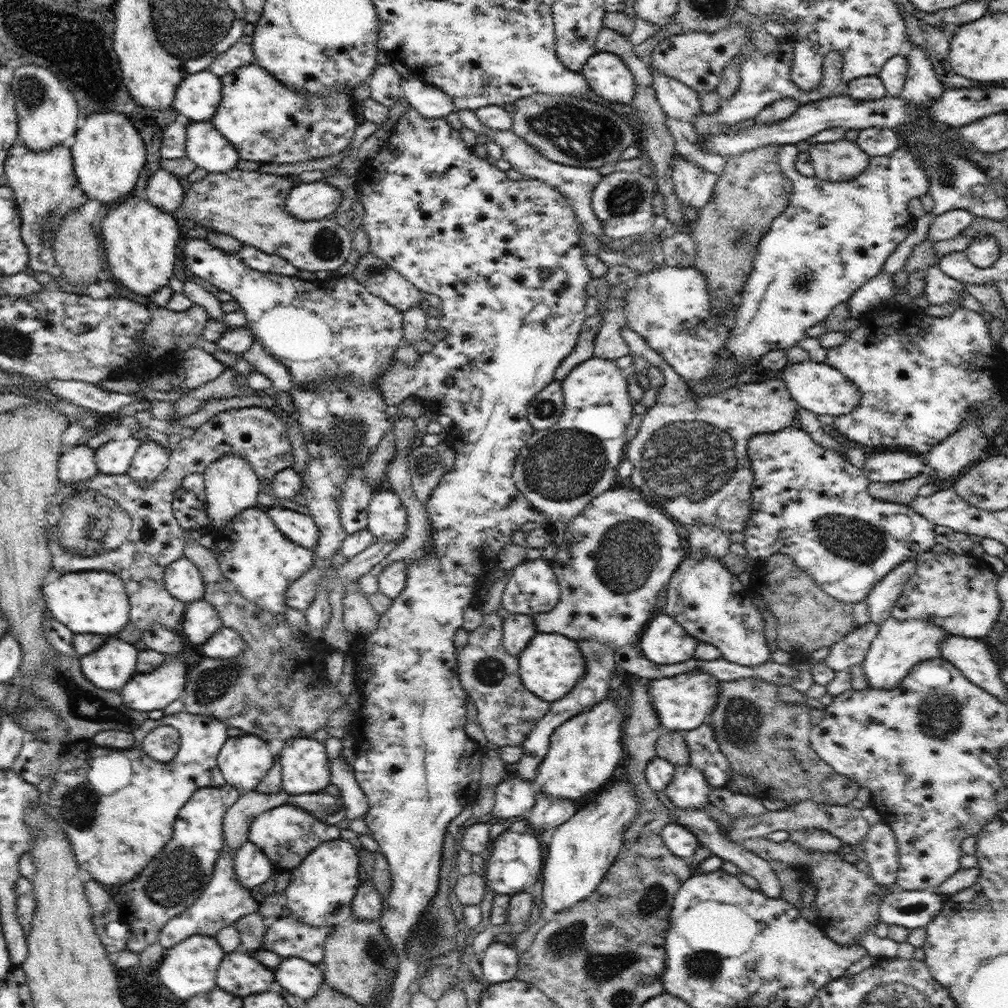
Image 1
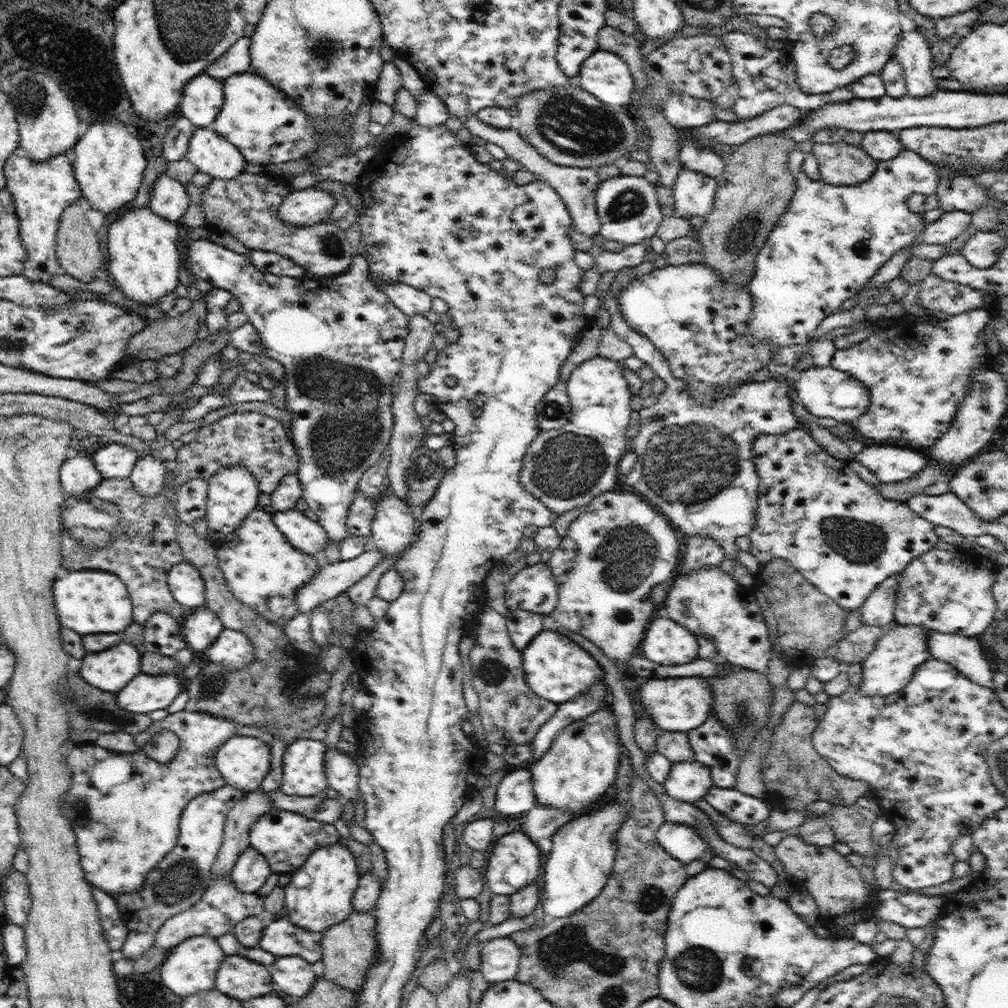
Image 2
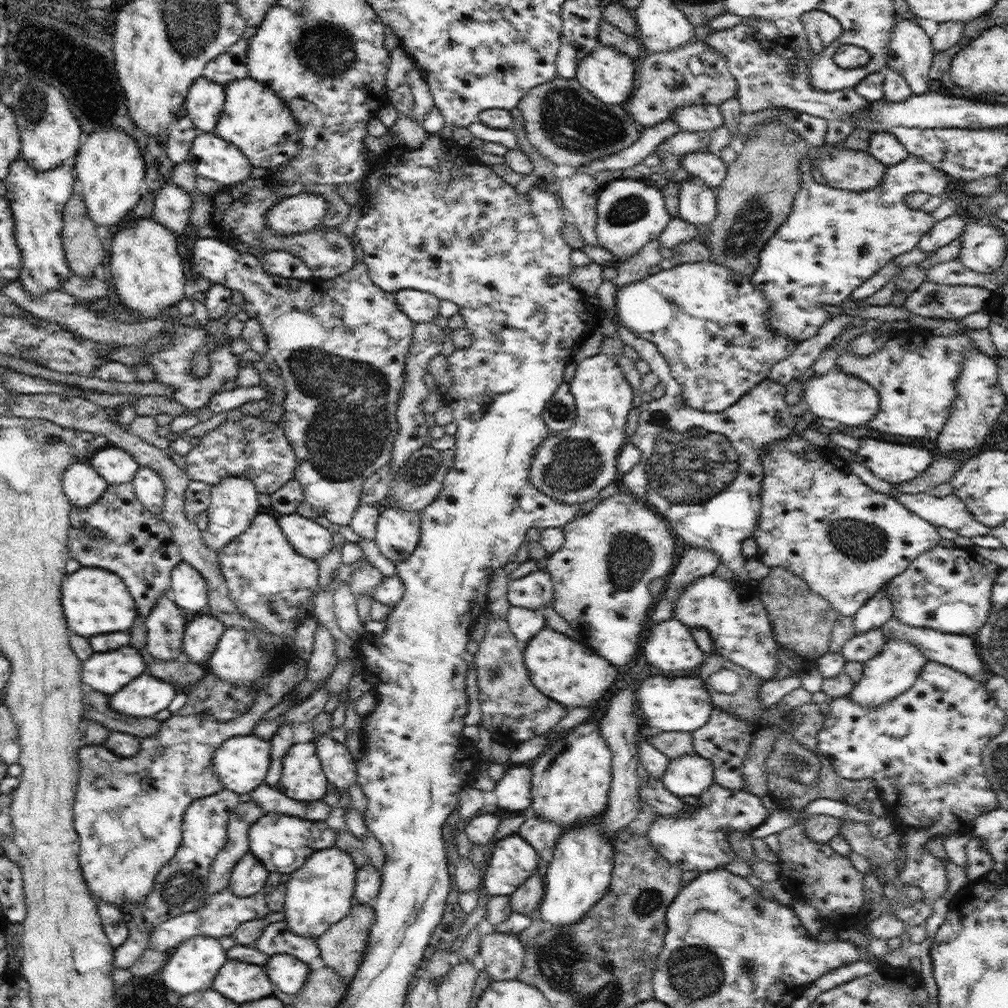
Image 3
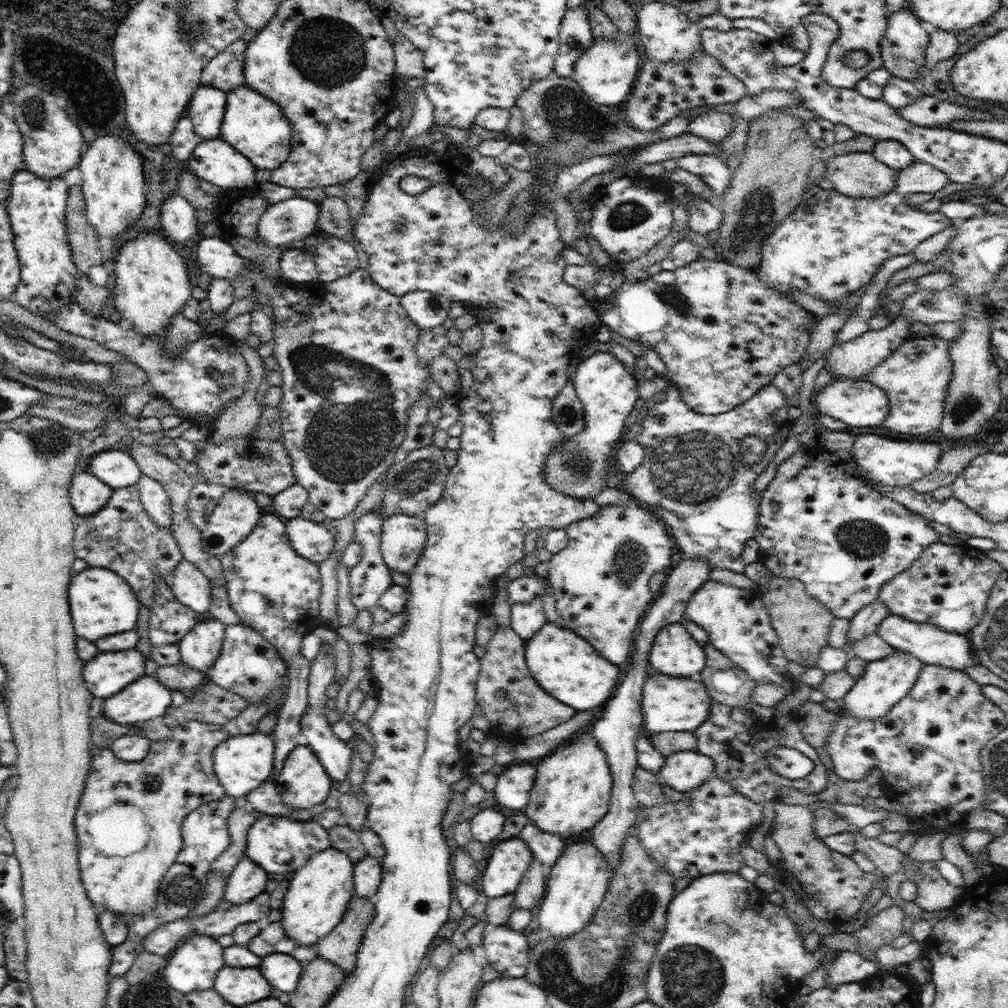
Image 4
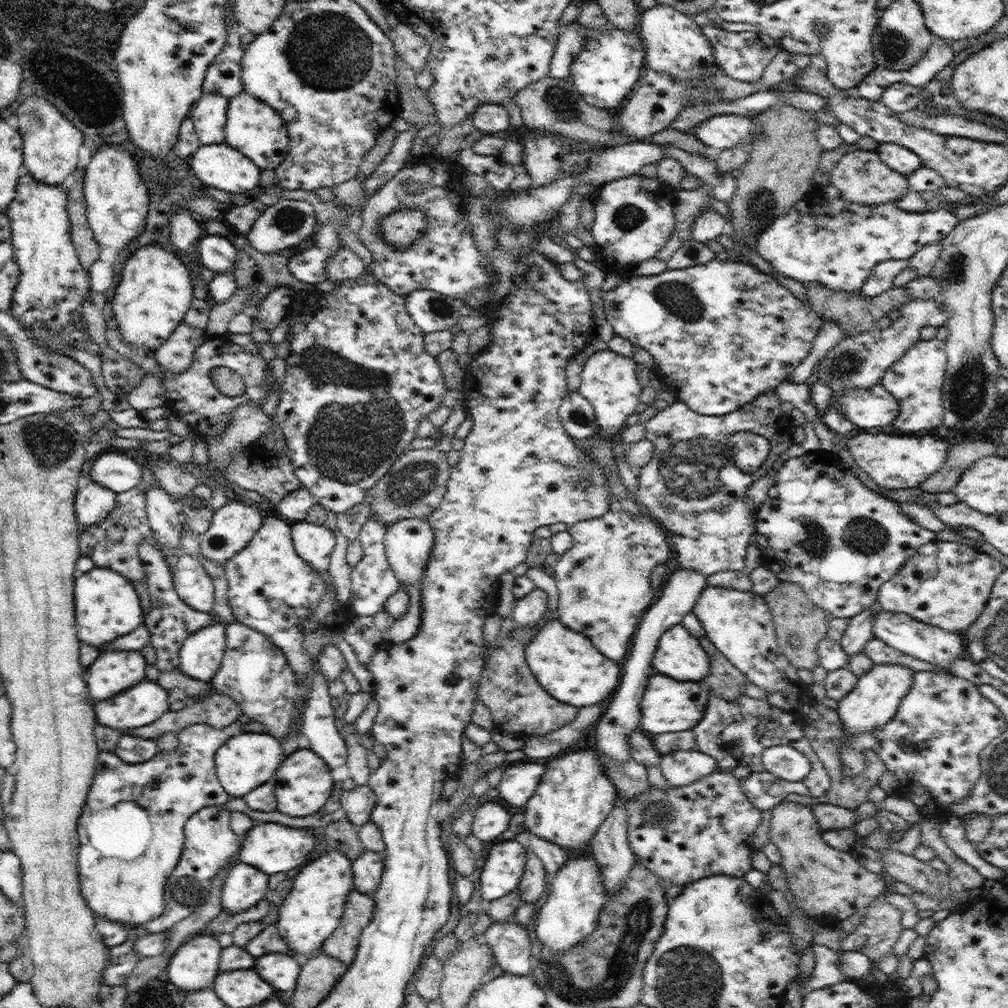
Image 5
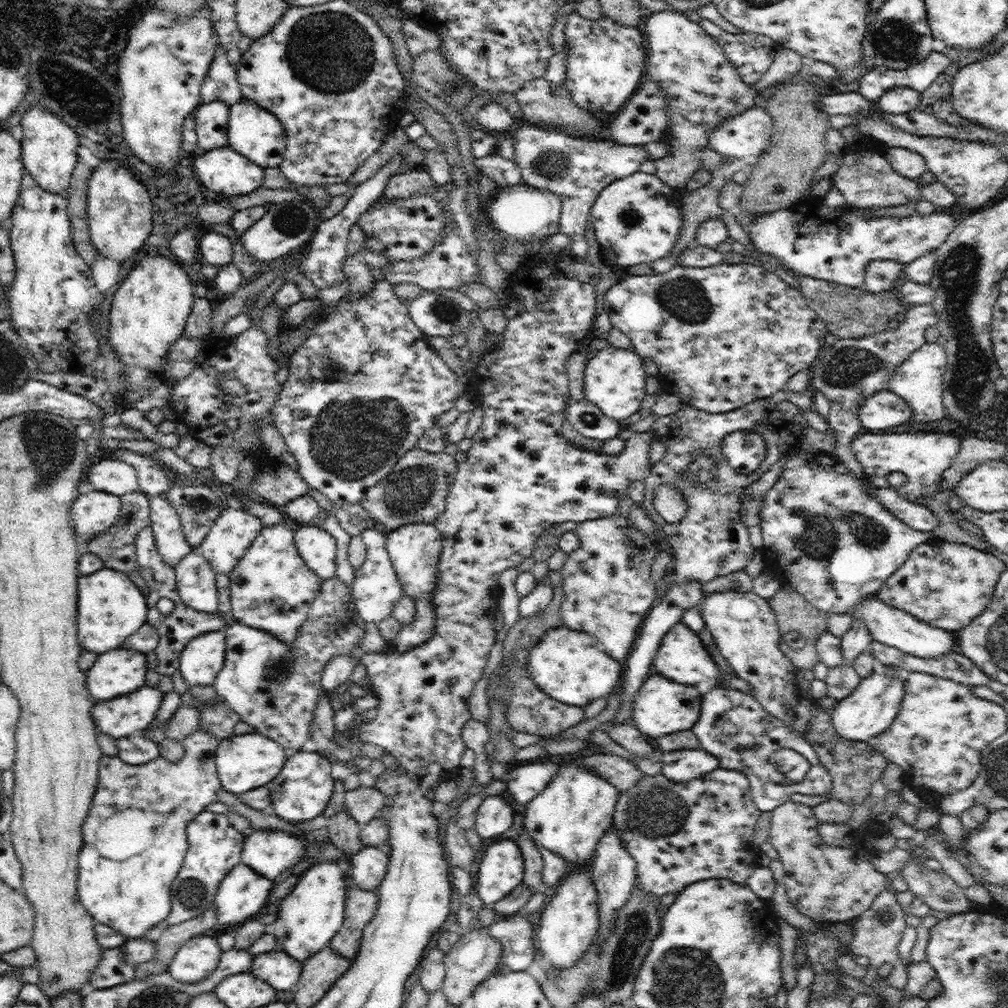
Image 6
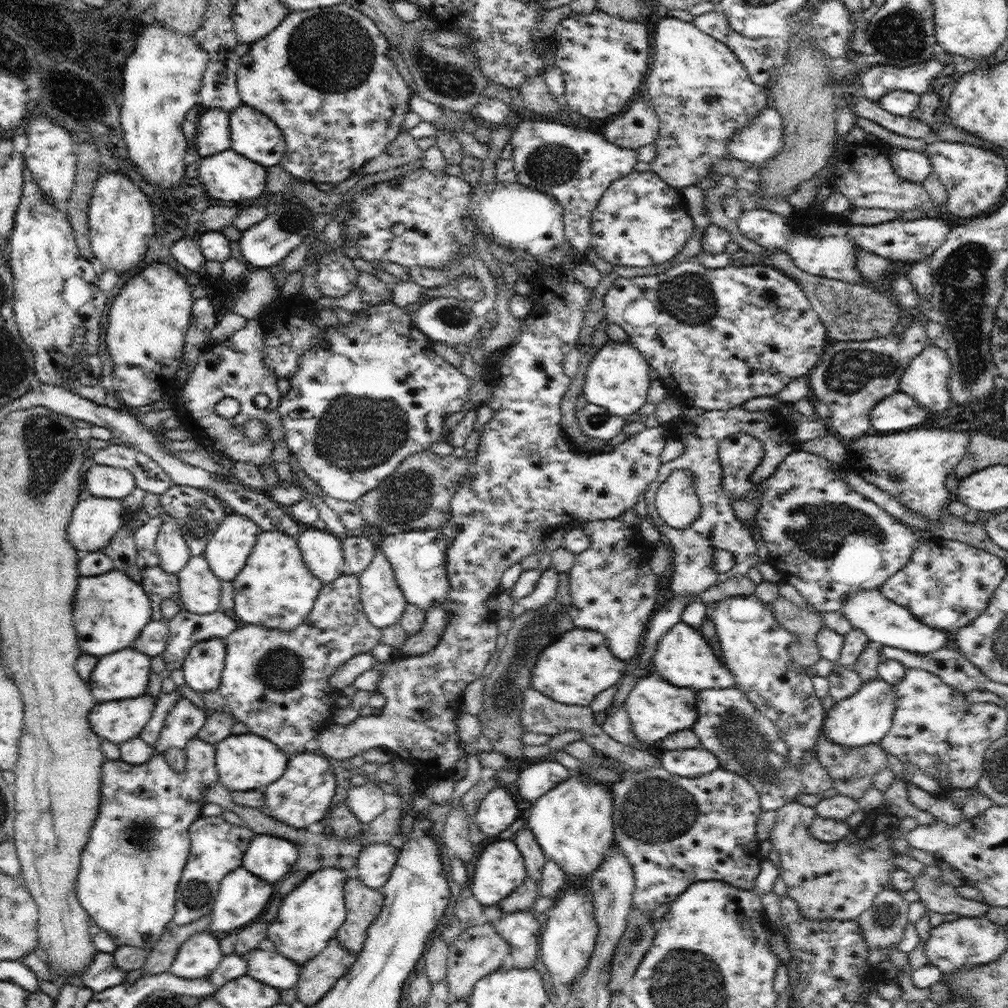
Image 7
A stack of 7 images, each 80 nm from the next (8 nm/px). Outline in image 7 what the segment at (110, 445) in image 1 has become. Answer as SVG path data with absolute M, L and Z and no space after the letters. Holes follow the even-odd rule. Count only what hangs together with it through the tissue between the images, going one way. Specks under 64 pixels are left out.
M92 463L92 466L83 472L84 488L96 498L117 498L123 500L137 487L134 475L125 468L114 468L113 466L102 466Z

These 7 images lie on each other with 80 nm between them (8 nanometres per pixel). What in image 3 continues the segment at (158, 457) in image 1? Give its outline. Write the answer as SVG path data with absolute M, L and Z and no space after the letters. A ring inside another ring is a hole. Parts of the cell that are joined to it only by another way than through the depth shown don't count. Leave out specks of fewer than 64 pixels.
M140 466L131 480L135 496L146 510L153 514L162 514L165 503L165 486L160 476L151 466Z

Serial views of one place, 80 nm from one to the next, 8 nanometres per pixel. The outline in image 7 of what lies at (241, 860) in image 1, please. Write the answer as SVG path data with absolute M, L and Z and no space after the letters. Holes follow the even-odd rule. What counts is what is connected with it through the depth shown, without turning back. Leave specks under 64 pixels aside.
M243 866L235 868L221 880L219 893L210 915L212 920L209 922L209 929L219 937L234 934L240 928L260 919L274 894L272 884L248 872Z

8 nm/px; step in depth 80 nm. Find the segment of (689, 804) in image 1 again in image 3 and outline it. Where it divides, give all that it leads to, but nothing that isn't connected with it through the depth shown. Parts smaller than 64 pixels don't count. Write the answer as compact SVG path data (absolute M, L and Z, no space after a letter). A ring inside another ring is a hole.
M698 753L680 755L670 760L662 782L678 798L699 797L708 786L714 784L712 761Z

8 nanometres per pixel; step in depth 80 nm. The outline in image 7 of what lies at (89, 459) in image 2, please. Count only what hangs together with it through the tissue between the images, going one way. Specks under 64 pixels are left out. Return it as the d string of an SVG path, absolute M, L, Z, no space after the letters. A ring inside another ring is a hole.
M90 495L85 500L79 499L67 526L67 537L79 552L98 552L103 550L125 525L125 514L126 509L122 505L122 500L117 498L96 498Z

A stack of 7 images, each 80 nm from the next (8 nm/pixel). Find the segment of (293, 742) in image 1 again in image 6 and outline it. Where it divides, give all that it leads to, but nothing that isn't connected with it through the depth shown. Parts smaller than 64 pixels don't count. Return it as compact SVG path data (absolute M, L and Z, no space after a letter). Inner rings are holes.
M296 751L288 754L286 762L267 786L272 806L269 812L291 822L312 820L322 815L334 792L335 780L331 776L331 763L320 752Z

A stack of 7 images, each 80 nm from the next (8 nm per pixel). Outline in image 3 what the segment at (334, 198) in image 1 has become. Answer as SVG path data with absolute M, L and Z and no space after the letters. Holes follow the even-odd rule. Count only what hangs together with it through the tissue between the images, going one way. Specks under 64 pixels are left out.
M302 191L272 206L267 214L267 225L281 236L308 232L321 224L326 209L327 200L323 196Z

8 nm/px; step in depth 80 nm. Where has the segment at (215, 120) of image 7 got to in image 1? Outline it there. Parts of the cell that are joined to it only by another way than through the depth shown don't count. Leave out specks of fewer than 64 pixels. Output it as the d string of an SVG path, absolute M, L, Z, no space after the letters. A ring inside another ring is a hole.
M209 69L195 72L177 86L172 106L185 120L208 122L222 101L222 79Z

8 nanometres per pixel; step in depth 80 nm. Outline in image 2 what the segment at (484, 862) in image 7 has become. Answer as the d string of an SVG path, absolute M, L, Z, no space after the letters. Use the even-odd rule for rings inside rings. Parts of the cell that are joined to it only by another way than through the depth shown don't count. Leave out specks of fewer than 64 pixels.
M512 831L509 834L495 840L490 847L491 855L488 858L487 867L482 872L486 887L494 894L511 895L521 888L534 883L540 874L542 864L542 852L536 843L525 834Z

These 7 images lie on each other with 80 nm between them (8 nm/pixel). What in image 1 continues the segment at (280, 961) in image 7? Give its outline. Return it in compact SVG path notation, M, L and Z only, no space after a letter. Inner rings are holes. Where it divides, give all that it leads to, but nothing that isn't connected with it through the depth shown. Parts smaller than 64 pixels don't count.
M298 957L283 958L274 973L275 980L286 992L300 996L305 1001L312 998L325 981L322 970Z

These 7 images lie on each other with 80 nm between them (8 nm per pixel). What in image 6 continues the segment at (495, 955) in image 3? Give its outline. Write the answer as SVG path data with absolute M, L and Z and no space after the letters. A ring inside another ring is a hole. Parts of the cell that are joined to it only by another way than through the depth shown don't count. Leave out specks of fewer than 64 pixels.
M521 914L498 918L486 929L502 945L501 958L504 958L506 966L512 971L526 971L532 961L537 959L532 941L536 933L533 918Z

